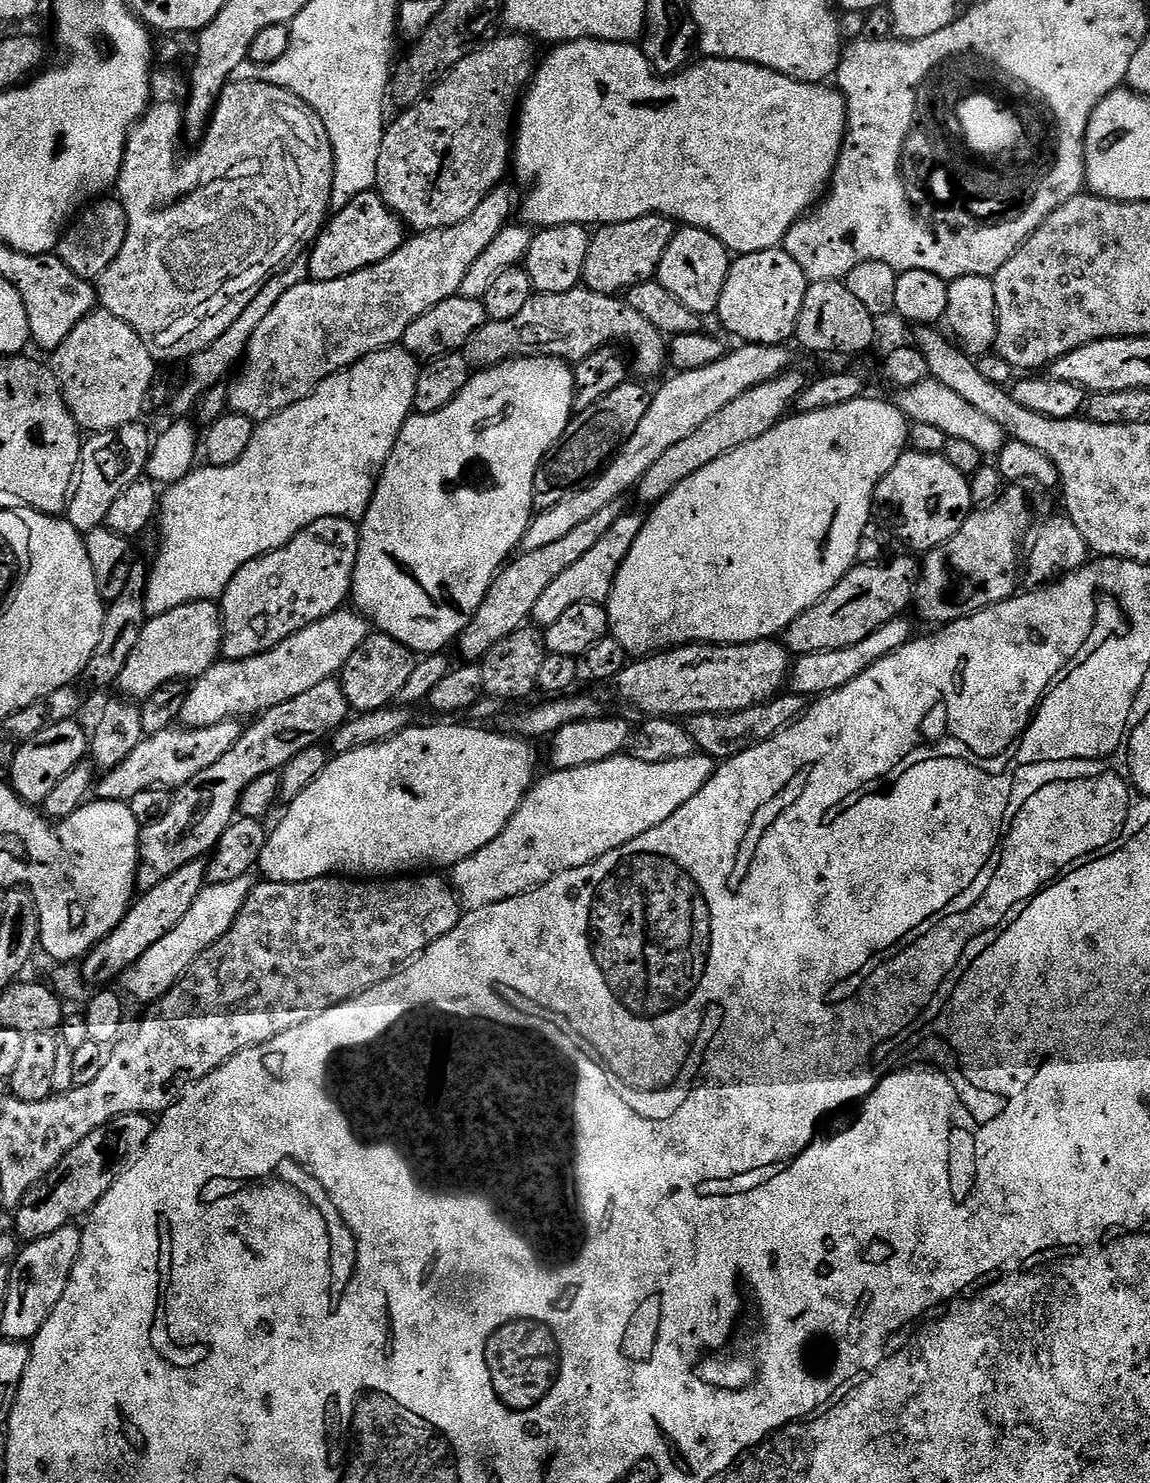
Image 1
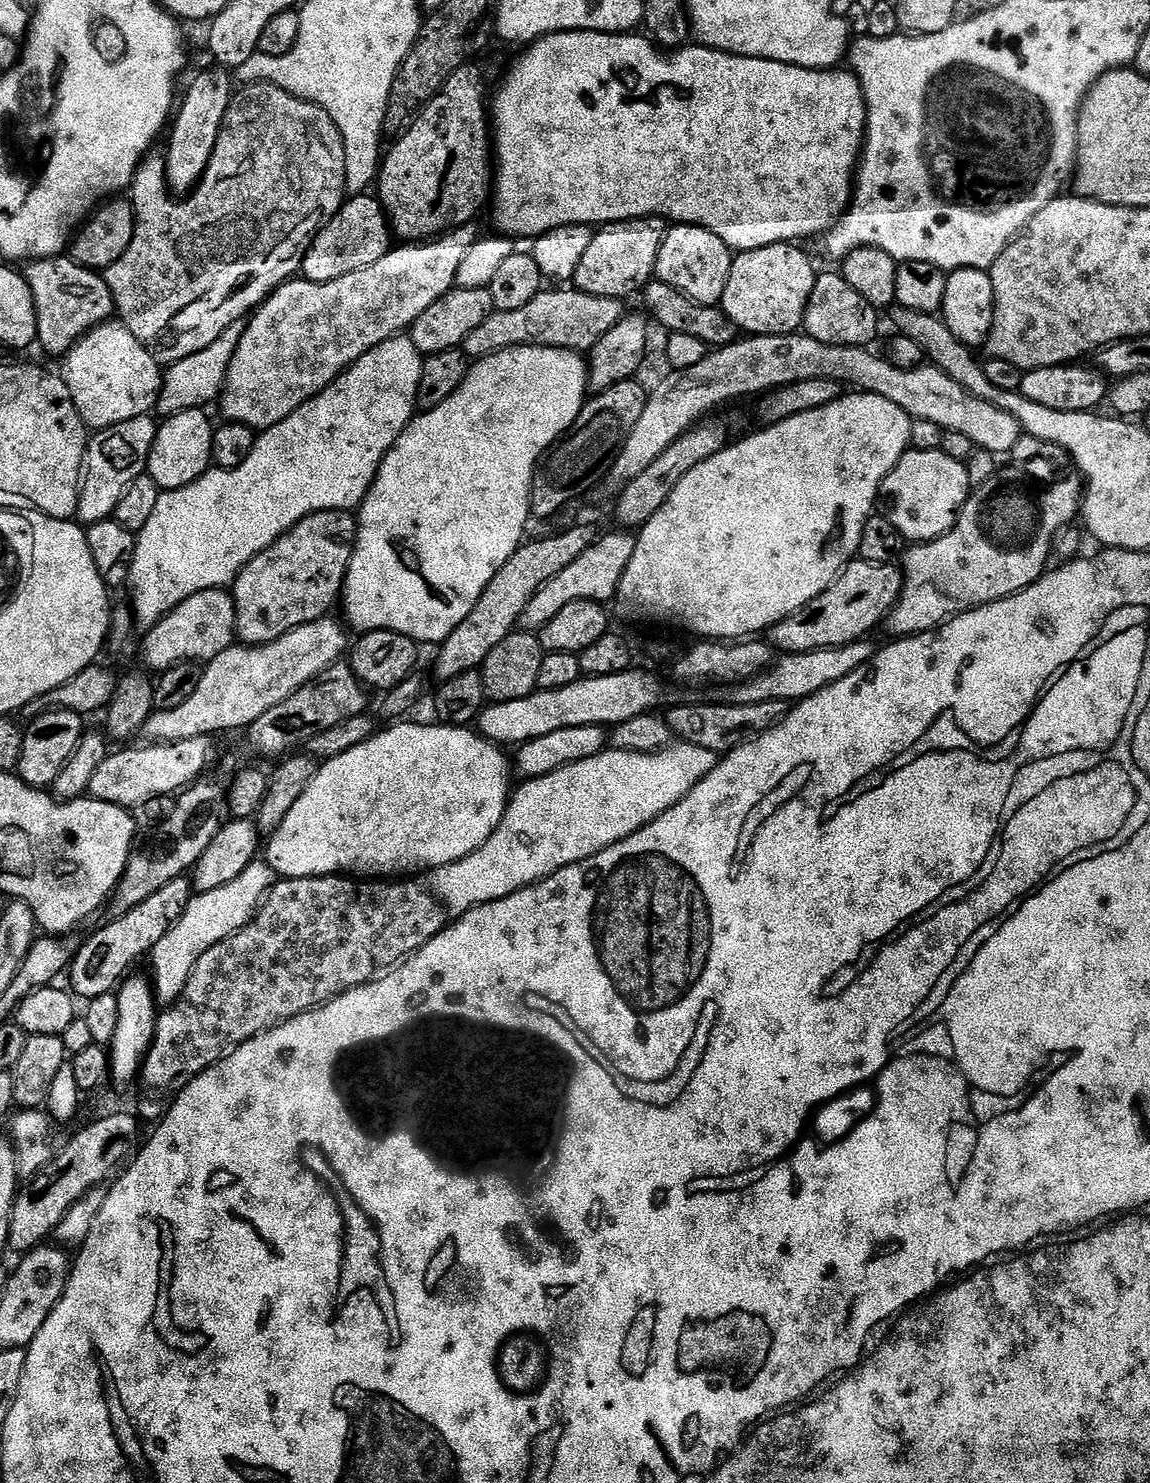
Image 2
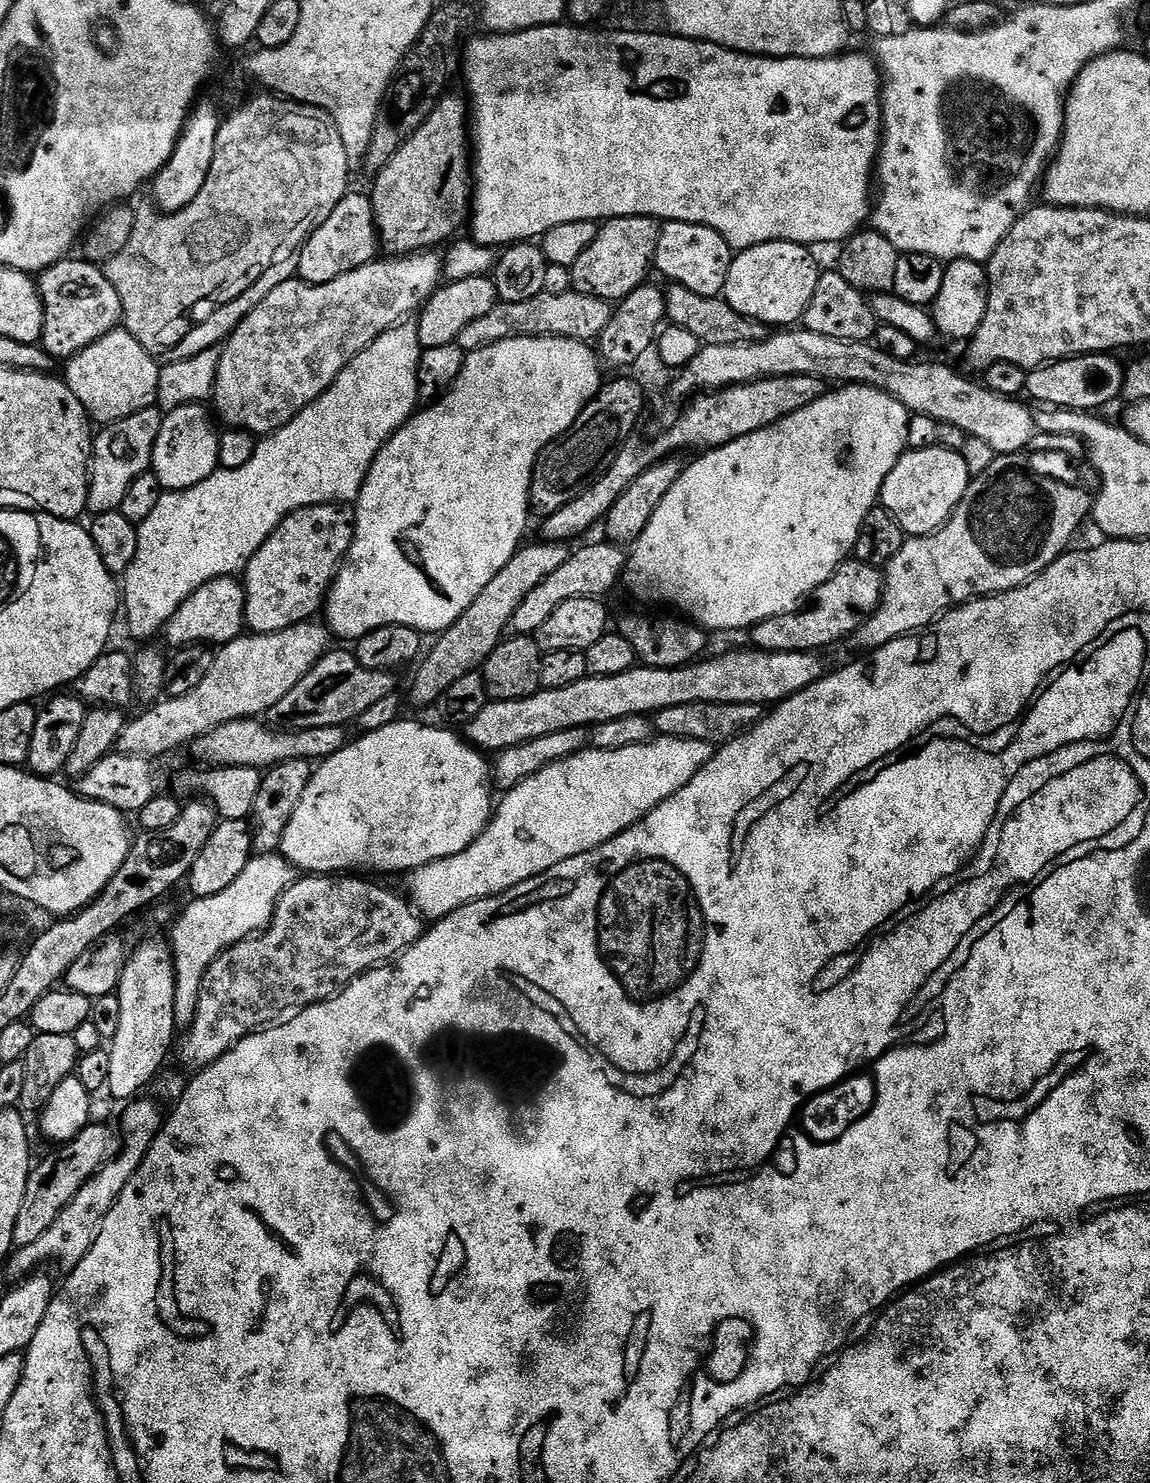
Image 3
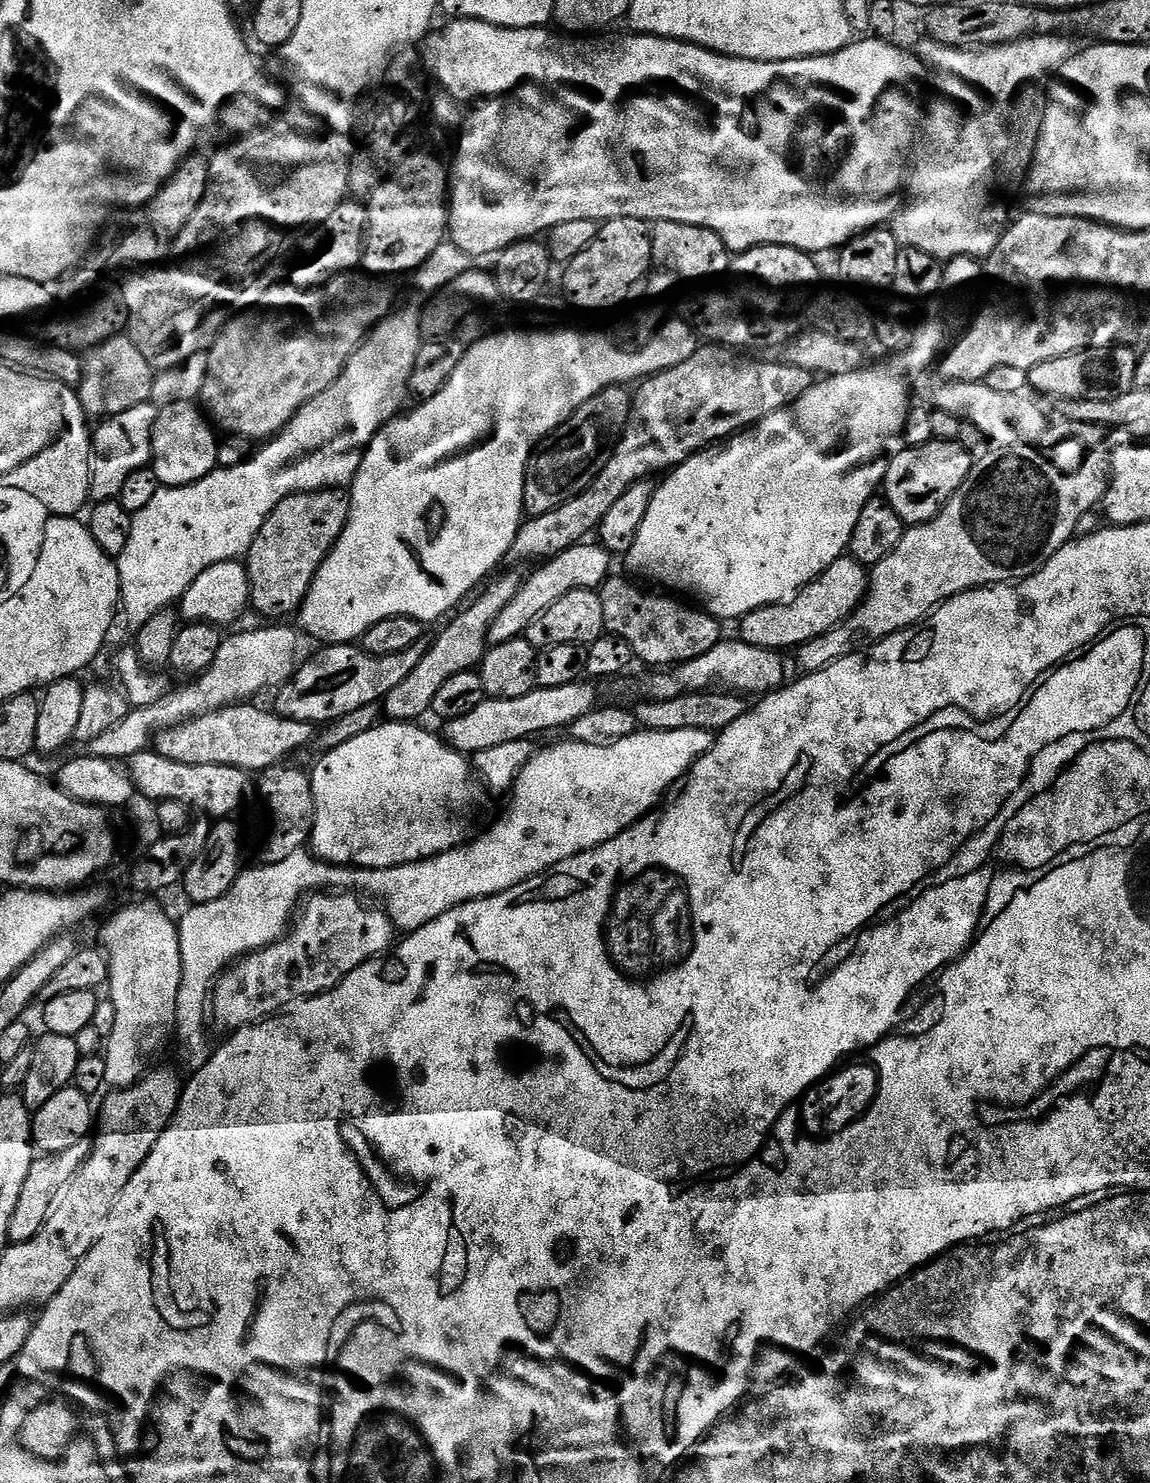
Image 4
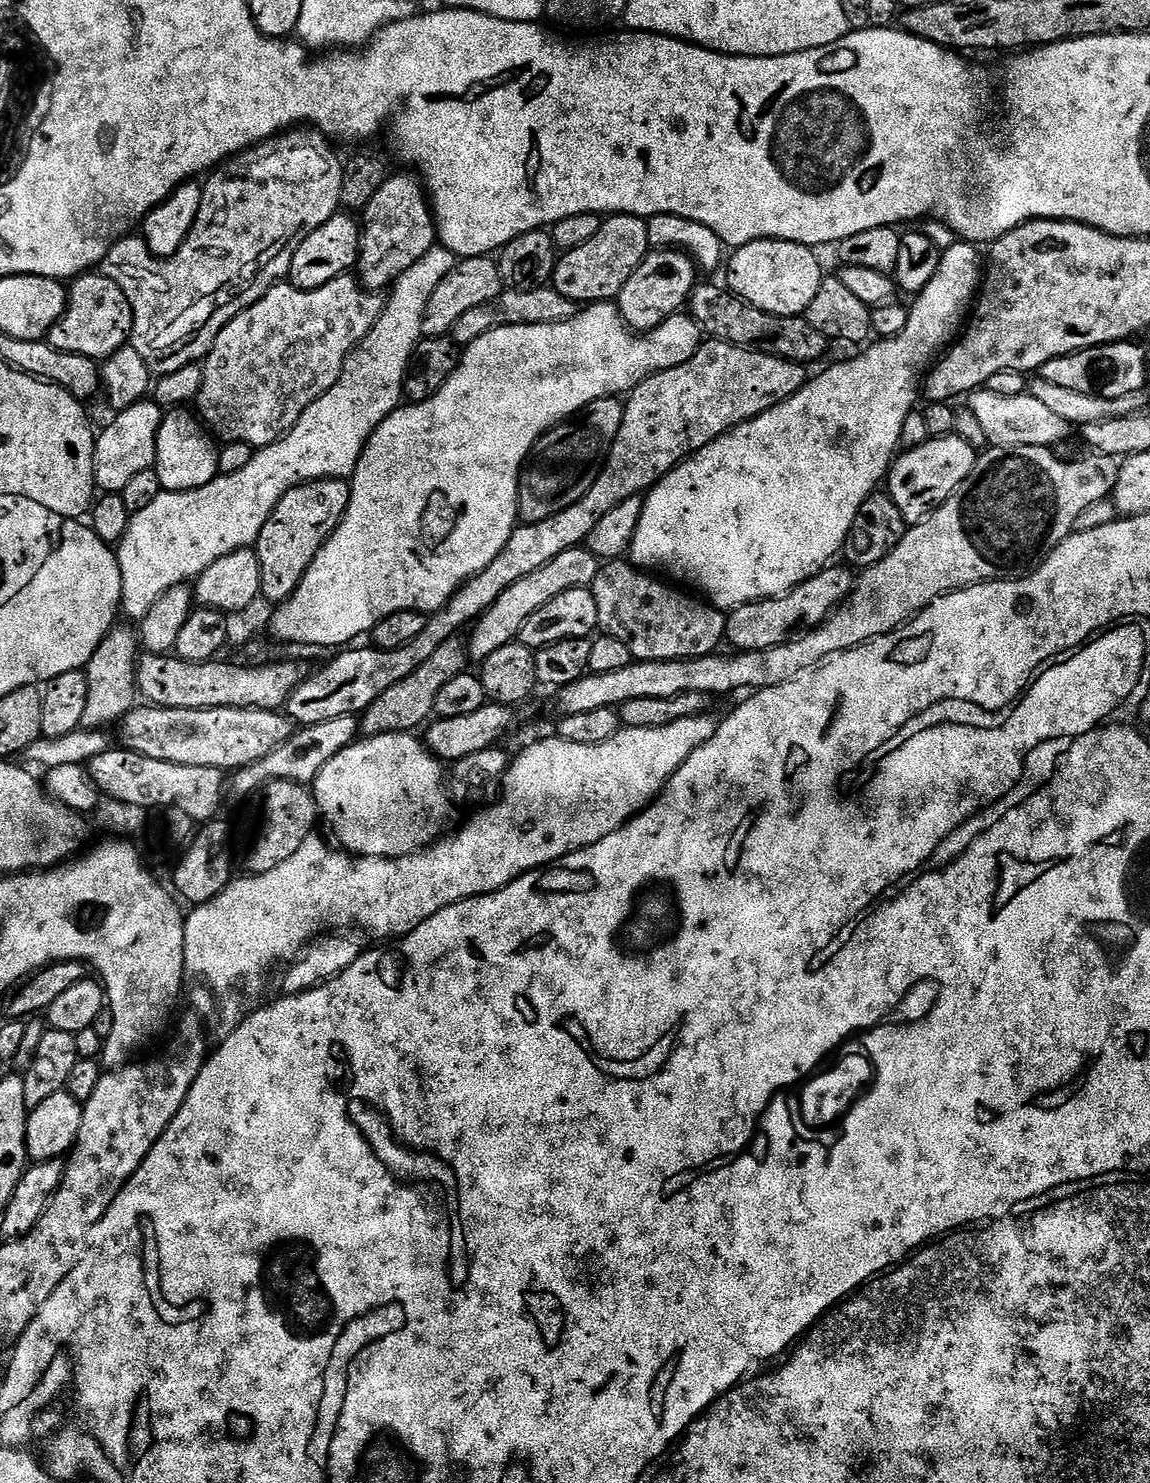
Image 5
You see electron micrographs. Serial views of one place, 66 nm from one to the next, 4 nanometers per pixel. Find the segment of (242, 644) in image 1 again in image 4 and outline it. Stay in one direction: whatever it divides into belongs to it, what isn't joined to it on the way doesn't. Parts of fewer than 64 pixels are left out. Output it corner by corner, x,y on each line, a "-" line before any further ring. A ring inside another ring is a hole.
340,490
299,492
274,508
274,514
266,518
246,557
253,613
256,611
260,616
299,613
322,562
338,542
342,530
346,530
351,509
351,499

